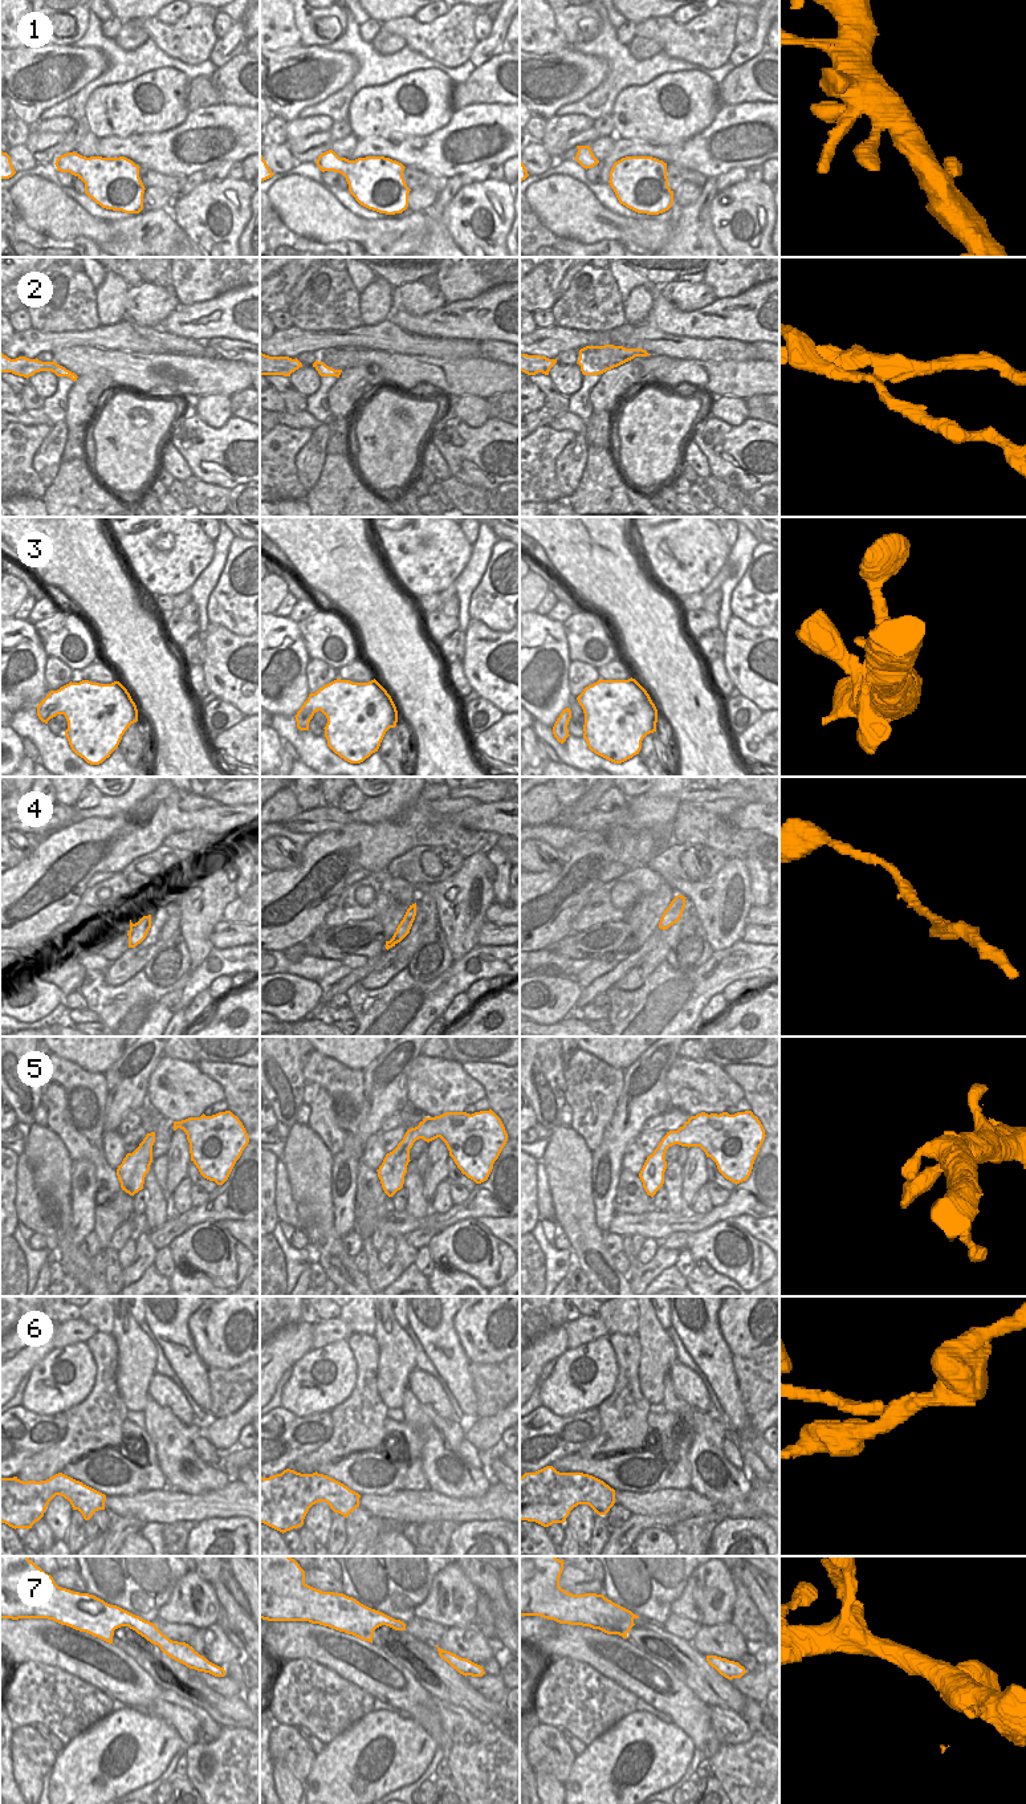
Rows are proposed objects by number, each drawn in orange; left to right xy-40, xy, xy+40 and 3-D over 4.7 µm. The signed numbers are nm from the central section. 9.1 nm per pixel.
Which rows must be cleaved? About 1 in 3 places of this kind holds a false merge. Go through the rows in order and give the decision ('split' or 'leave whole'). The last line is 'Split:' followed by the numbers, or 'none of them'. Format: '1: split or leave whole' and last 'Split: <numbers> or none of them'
1: leave whole
2: split
3: leave whole
4: leave whole
5: leave whole
6: leave whole
7: leave whole
Split: 2

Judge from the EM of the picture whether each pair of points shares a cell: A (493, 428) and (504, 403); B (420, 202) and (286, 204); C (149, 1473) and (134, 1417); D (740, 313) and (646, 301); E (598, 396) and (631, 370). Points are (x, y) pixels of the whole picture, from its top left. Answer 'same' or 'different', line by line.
A: different
B: different
C: different
D: different
E: same

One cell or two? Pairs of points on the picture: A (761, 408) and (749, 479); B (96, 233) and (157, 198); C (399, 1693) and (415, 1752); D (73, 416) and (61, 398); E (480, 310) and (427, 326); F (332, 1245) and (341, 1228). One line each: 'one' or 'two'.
A: two
B: two
C: two
D: two
E: one
F: two

